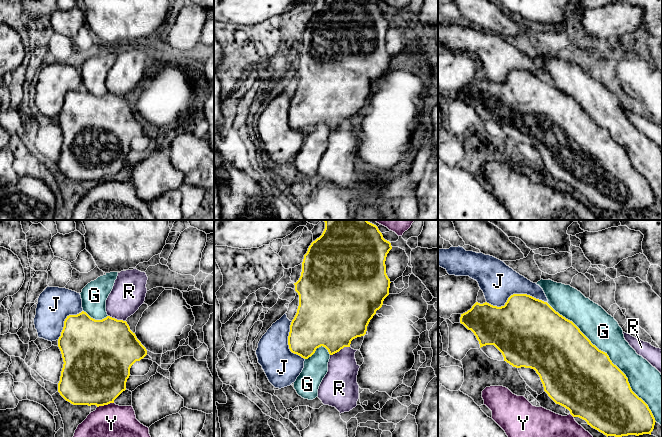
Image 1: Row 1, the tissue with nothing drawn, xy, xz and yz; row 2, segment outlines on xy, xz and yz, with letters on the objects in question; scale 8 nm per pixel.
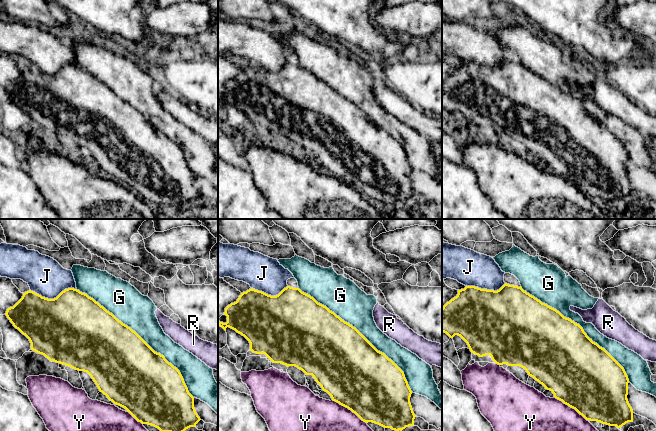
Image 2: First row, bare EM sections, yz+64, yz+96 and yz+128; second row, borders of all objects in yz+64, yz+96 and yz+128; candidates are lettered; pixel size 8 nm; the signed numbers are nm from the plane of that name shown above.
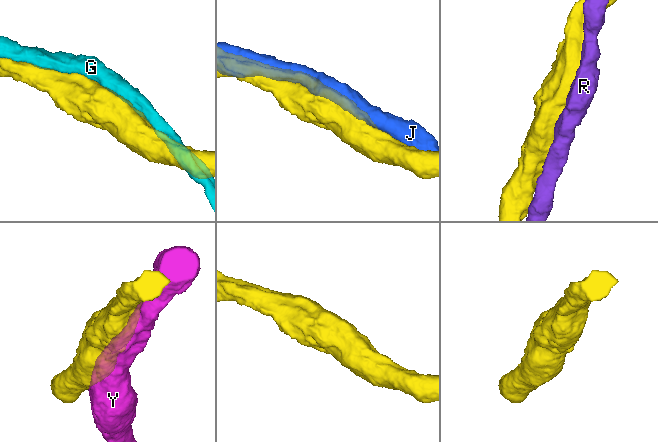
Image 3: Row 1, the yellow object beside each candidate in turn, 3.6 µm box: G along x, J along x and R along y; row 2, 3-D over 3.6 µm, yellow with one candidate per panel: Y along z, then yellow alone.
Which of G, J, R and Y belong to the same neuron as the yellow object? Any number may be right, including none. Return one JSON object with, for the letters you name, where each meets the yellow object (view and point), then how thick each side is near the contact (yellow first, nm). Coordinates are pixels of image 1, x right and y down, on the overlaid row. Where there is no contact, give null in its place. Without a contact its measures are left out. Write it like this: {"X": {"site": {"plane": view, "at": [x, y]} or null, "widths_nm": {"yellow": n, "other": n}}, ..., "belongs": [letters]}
{"belongs": []}

